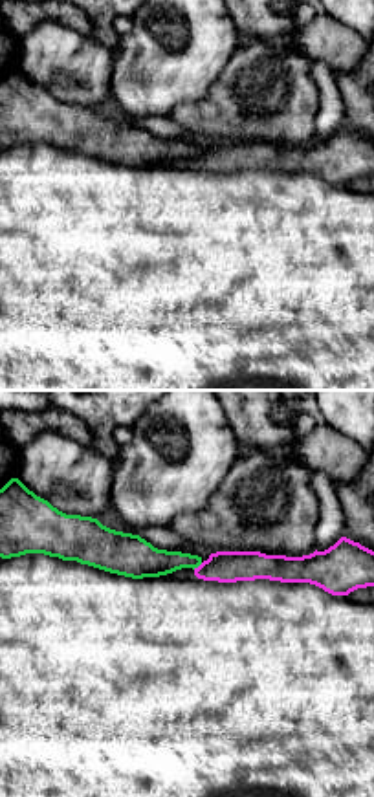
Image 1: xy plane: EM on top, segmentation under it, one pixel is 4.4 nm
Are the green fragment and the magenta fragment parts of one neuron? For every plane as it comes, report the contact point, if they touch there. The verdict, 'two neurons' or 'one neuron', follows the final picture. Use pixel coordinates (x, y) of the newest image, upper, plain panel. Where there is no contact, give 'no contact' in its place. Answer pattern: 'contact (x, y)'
contact (197, 156)

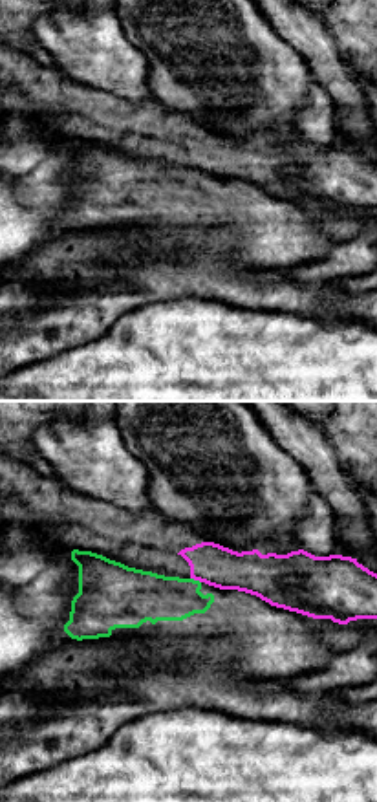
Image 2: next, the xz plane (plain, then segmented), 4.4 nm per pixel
contact (196, 171)

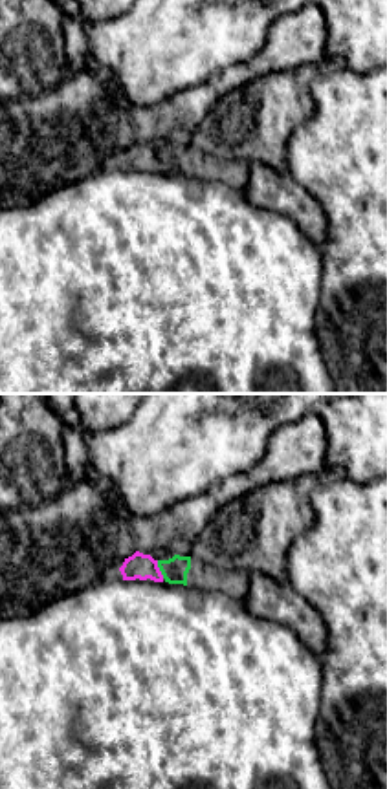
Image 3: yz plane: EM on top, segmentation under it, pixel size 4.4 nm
contact (160, 160)

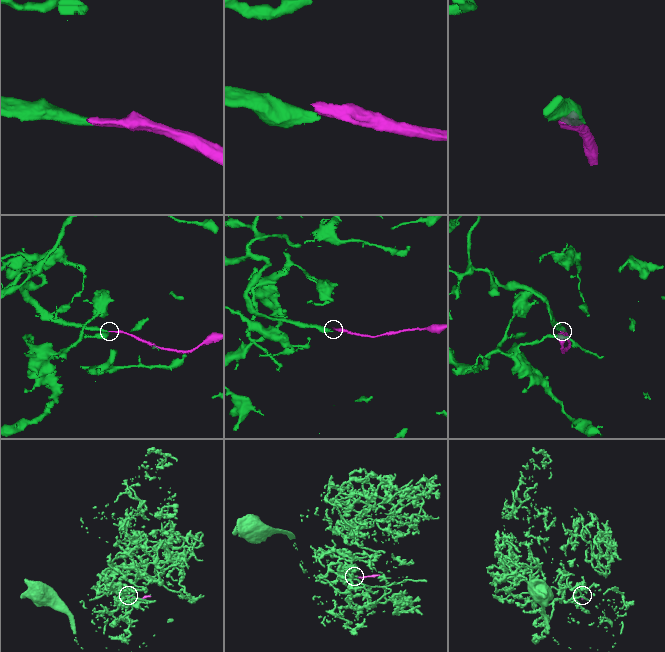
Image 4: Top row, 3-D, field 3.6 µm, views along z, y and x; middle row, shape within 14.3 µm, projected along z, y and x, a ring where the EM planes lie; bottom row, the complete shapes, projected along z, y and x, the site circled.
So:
two neurons

